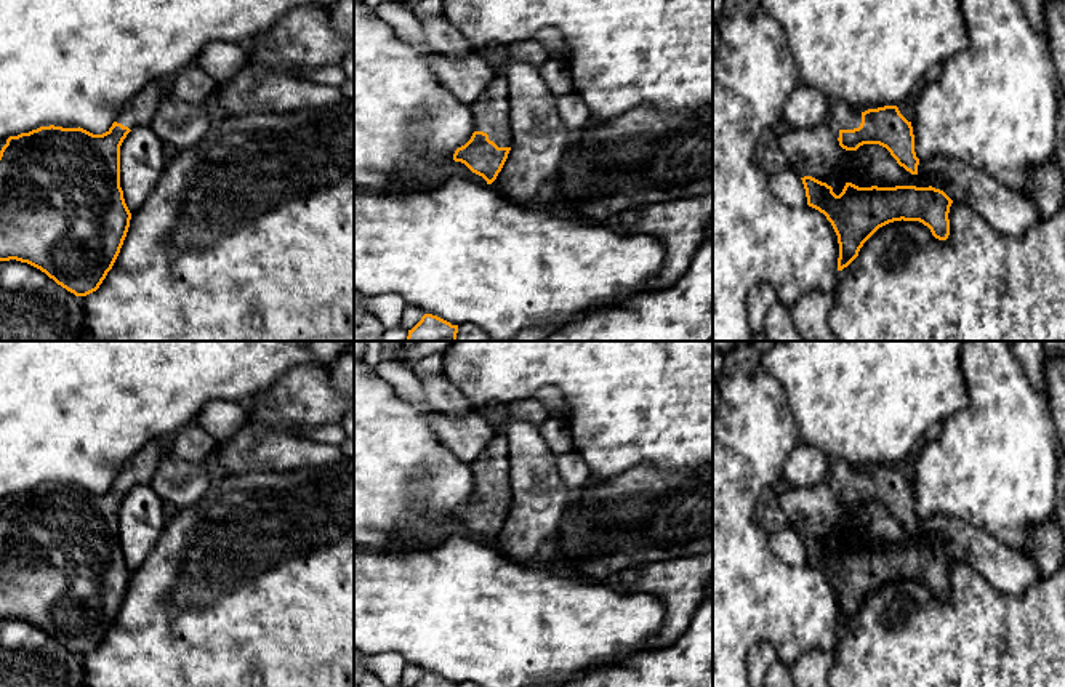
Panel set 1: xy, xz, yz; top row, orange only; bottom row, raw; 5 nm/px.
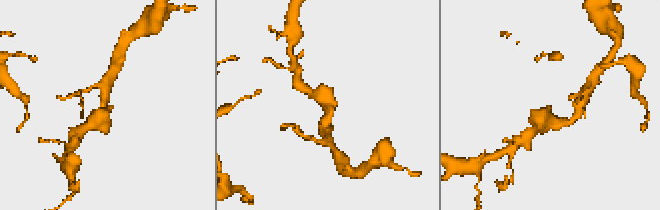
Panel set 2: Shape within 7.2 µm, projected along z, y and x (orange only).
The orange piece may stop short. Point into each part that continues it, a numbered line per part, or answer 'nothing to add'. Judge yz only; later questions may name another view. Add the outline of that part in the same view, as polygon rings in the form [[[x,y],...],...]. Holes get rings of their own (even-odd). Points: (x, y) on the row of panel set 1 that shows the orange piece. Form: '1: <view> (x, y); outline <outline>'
1: yz (849, 119); outline [[[830,102],[830,107],[839,114],[839,130],[854,130],[862,123],[862,112],[850,109],[849,106],[838,106]]]

